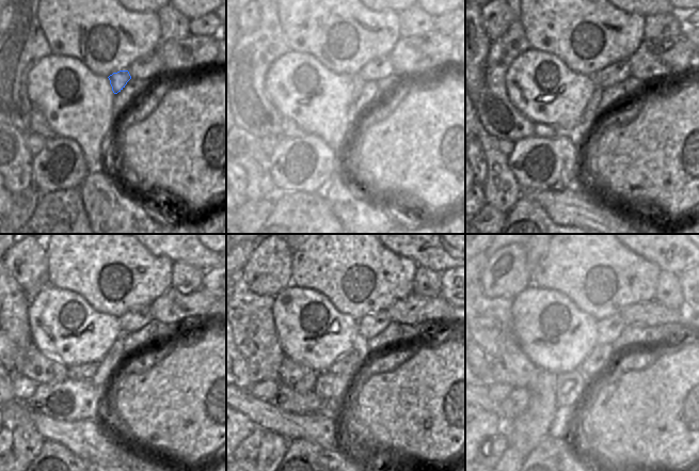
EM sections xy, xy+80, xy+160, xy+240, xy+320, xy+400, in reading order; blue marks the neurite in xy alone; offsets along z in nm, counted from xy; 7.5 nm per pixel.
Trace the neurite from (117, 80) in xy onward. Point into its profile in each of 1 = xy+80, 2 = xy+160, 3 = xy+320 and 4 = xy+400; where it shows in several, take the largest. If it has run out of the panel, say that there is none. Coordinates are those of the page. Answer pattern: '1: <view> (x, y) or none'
1: xy+80 (359, 83)
2: xy+160 (590, 114)
3: xy+320 (328, 386)
4: xy+400 (571, 387)

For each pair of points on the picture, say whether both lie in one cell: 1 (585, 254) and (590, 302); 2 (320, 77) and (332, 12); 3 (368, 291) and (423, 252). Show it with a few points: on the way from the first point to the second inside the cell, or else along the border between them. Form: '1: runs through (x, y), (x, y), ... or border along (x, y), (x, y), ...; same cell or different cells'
1: runs through (585, 266), (585, 277), (590, 282), (590, 291); same cell
2: border along (300, 52), (308, 52), (329, 69), (346, 74); different cells
3: border along (388, 249), (410, 257), (417, 266); different cells

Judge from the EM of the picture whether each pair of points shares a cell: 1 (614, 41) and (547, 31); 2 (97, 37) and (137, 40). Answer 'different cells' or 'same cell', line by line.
1: same cell
2: same cell

